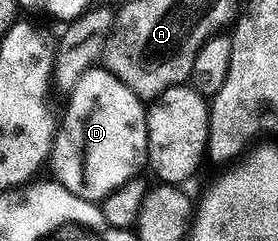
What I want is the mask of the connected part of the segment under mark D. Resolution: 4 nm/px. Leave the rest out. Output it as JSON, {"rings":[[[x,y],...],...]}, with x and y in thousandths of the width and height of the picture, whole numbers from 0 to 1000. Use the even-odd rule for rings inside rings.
{"rings":[[[335,274],[306,307],[291,307],[291,324],[259,365],[248,369],[248,432],[241,440],[241,473],[223,477],[212,544],[201,552],[201,589],[187,602],[183,693],[198,705],[194,743],[219,772],[234,772],[234,788],[248,788],[263,805],[277,805],[277,822],[306,822],[331,838],[367,838],[396,797],[421,788],[421,772],[435,772],[450,755],[464,755],[486,730],[504,726],[529,680],[529,448],[518,419],[500,411],[493,390],[478,390],[478,373],[464,373],[464,357],[450,357],[450,340],[435,340],[403,299],[385,295],[381,278]]]}

